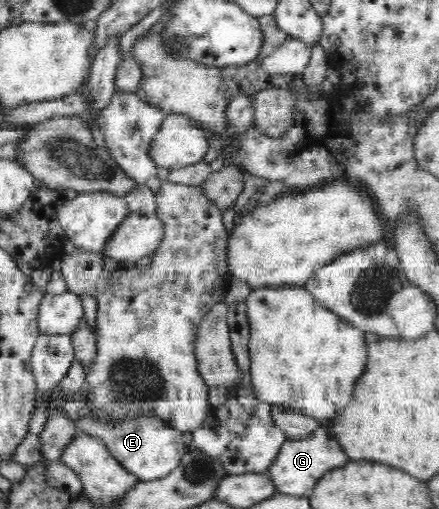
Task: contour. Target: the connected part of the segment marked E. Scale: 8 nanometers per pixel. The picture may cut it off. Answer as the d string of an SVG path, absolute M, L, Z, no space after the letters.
M135 416L129 420L114 421L109 424L92 418L74 418L78 433L85 433L101 439L123 469L137 476L139 482L149 482L167 476L182 461L187 450L183 433L157 416Z

